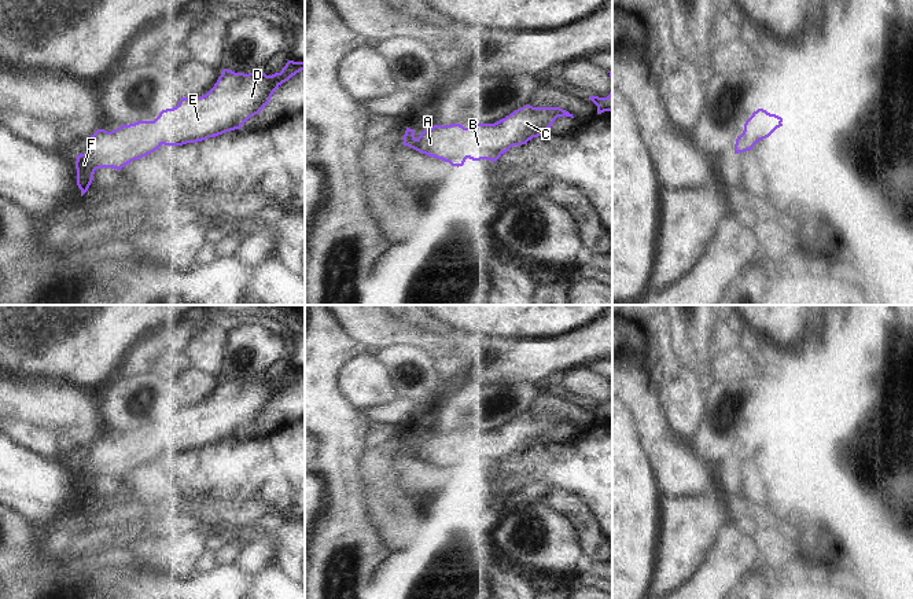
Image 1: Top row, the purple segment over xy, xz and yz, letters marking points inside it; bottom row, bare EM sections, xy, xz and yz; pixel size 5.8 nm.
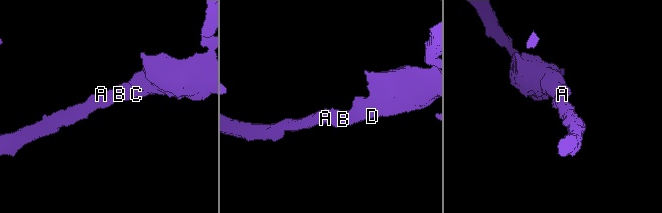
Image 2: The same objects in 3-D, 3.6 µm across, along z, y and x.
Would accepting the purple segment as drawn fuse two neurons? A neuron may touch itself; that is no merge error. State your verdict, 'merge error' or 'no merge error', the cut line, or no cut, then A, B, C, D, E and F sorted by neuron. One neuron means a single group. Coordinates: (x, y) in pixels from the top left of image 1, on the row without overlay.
no merge error | no cut | A B C D E F

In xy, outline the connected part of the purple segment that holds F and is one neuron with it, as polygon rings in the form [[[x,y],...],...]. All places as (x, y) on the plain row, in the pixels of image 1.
[[[288,368],[280,381],[266,383],[264,375],[254,381],[235,381],[224,376],[214,394],[203,404],[189,407],[181,405],[173,416],[159,420],[154,429],[137,429],[107,440],[97,437],[89,445],[88,459],[76,463],[77,493],[81,504],[88,499],[93,481],[100,475],[122,477],[135,467],[147,464],[165,453],[183,453],[216,445],[225,440],[242,437],[242,433],[258,422],[270,408],[273,400],[297,381],[305,378],[305,370]]]

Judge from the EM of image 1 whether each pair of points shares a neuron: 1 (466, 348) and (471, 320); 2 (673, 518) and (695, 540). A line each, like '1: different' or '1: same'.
1: different
2: same

